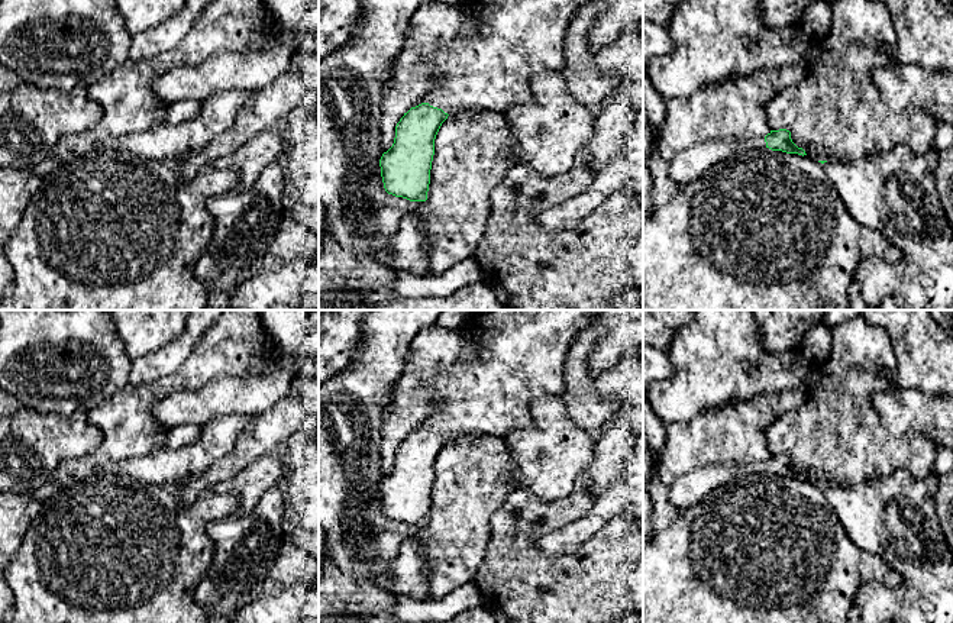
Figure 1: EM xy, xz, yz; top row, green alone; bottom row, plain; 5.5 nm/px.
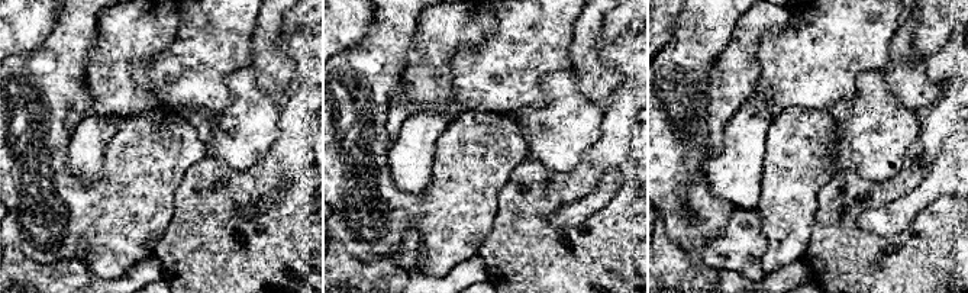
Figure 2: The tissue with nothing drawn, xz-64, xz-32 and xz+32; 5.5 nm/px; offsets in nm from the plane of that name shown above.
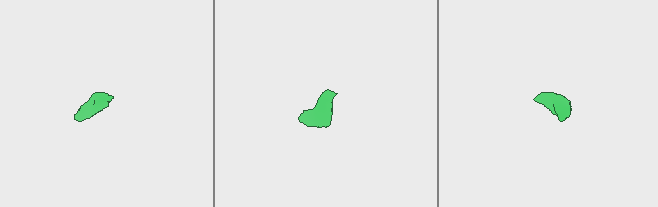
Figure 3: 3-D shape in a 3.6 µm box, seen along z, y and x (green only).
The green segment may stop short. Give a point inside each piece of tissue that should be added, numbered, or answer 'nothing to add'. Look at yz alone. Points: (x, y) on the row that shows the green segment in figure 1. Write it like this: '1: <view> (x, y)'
1: yz (690, 164)

